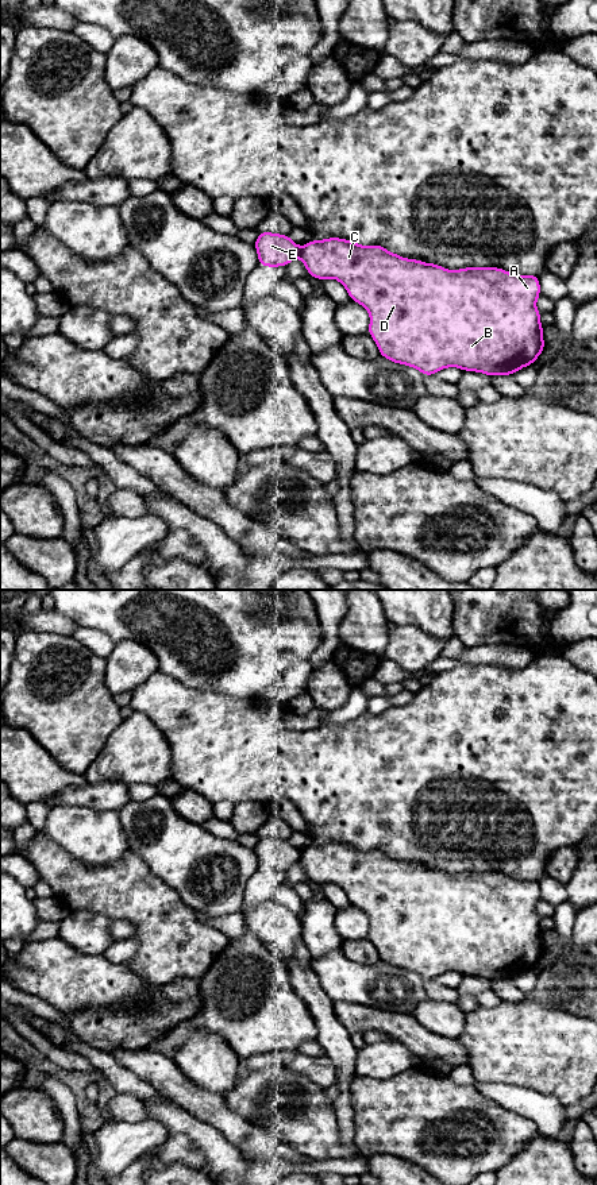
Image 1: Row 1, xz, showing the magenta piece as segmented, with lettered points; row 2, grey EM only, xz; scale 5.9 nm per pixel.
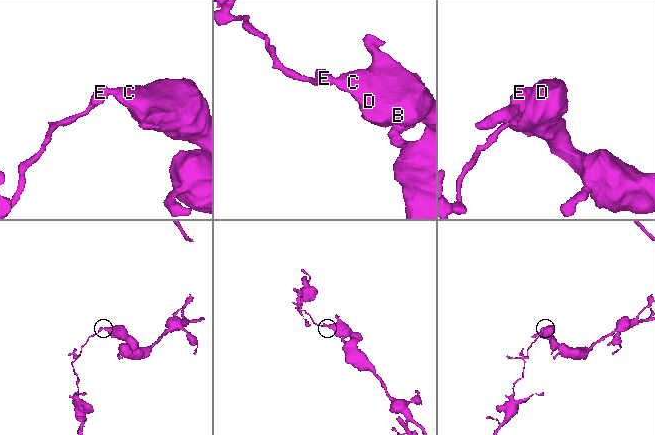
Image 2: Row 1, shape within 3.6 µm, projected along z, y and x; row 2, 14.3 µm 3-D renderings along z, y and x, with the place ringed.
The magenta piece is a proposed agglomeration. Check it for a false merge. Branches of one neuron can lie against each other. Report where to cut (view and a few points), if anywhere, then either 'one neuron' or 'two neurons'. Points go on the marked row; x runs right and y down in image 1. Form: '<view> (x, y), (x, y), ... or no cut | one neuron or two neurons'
xz (301, 247), (297, 257) | two neurons

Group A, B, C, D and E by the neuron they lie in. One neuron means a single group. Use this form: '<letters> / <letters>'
A B C D / E

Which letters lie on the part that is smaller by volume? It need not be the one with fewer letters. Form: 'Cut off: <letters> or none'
Cut off: E

